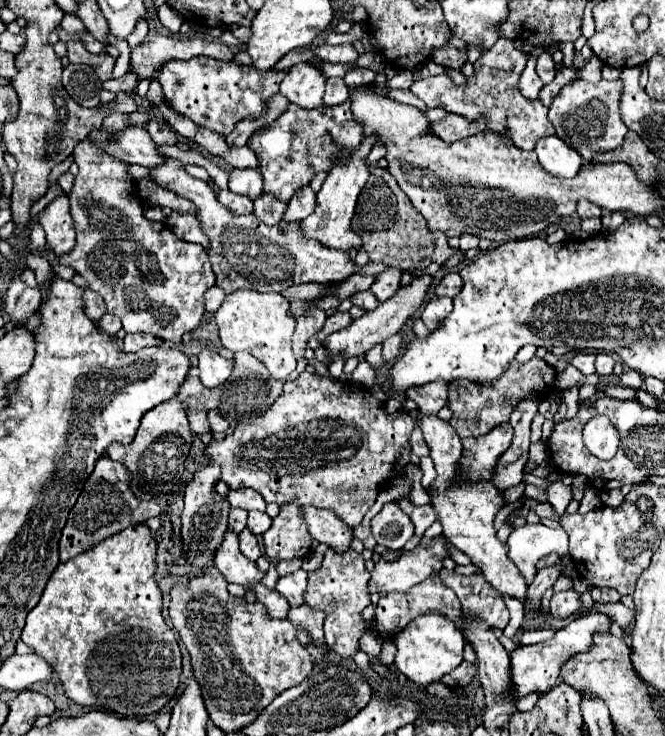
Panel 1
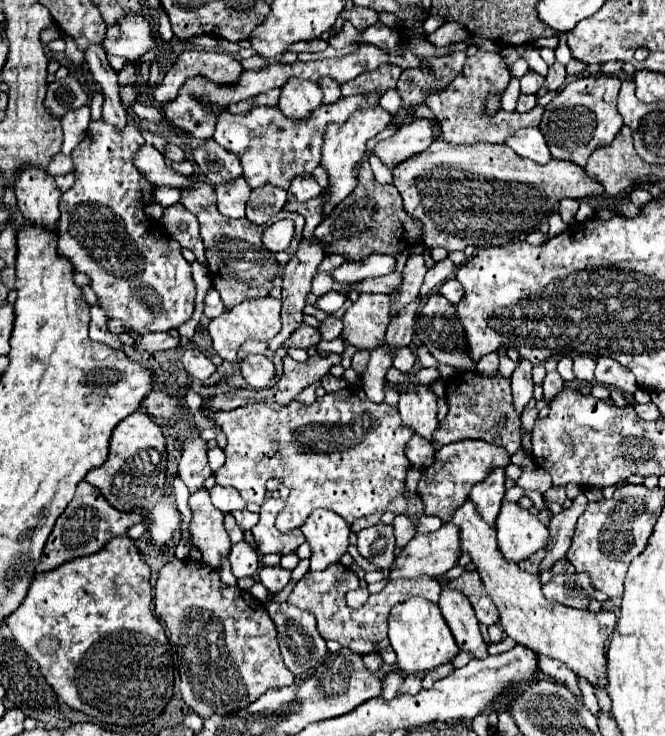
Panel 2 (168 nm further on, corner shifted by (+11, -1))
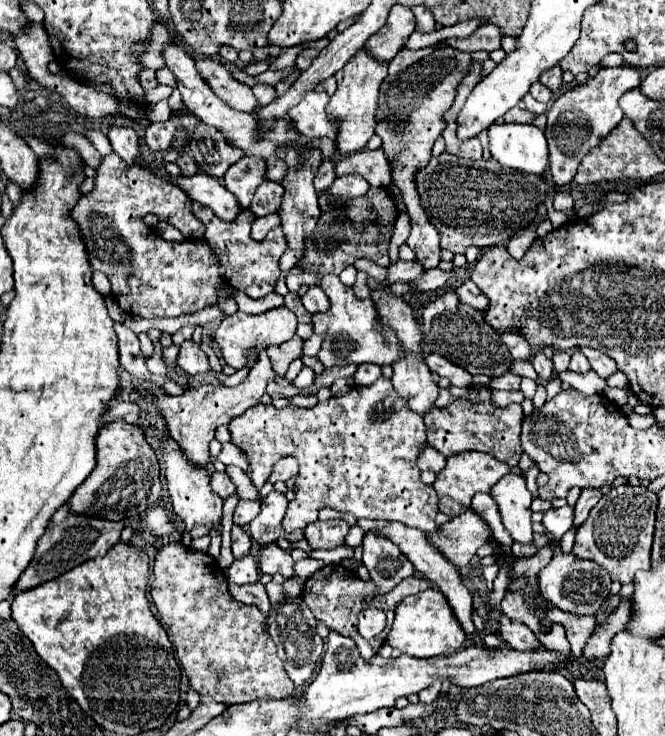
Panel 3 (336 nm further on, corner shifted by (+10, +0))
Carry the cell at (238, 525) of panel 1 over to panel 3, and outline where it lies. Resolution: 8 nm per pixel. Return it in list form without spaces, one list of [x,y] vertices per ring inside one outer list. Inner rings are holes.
[[[233,525],[233,531],[231,531],[231,537],[233,537],[233,545],[231,545],[231,551],[237,557],[245,557],[251,549],[251,537],[245,533],[243,527],[239,525]]]

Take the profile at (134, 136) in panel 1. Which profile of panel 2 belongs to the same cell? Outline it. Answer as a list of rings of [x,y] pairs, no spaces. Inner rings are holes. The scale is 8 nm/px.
[[[148,144],[140,146],[140,150],[134,154],[134,166],[154,186],[162,186],[162,184],[170,184],[176,188],[190,186],[190,178],[180,176],[170,166],[166,166],[164,156],[154,146],[148,146]]]

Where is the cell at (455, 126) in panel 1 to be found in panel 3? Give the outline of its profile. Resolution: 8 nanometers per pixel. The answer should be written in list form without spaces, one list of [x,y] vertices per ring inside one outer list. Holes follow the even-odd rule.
[[[363,149],[359,153],[353,153],[351,157],[345,157],[337,163],[335,173],[337,173],[337,177],[357,173],[363,179],[367,179],[369,185],[375,185],[375,187],[387,187],[391,183],[389,161],[387,161],[383,149],[377,149],[377,151]]]

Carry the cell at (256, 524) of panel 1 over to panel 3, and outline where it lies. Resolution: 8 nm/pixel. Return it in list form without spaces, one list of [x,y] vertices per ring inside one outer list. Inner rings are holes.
[[[239,499],[237,507],[235,507],[235,513],[233,513],[233,523],[245,527],[249,525],[257,515],[259,515],[259,505],[261,505],[261,499]]]

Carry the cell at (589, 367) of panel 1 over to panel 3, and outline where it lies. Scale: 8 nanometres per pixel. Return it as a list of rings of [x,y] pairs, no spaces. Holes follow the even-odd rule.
[[[555,351],[555,355],[553,355],[553,365],[555,365],[555,371],[557,373],[561,373],[561,371],[565,371],[567,367],[569,367],[569,351]]]

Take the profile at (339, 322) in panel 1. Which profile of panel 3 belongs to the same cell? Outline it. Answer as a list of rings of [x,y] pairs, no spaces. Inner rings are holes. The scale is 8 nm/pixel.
[[[297,335],[293,339],[289,339],[287,343],[281,343],[281,345],[275,345],[275,347],[267,347],[265,351],[269,355],[269,361],[271,361],[271,367],[273,367],[275,375],[283,377],[287,367],[289,367],[289,363],[299,357],[301,349],[303,349],[303,341]]]

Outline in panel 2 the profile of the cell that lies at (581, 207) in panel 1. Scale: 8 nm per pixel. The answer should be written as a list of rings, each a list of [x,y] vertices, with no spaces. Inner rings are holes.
[[[562,200],[560,202],[560,216],[562,216],[562,220],[568,224],[572,218],[574,218],[574,214],[576,214],[576,210],[578,210],[578,200]]]

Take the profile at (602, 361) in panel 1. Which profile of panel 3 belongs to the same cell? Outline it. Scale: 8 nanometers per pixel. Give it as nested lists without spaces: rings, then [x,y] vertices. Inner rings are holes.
[[[573,351],[571,355],[571,365],[569,365],[569,371],[575,371],[575,373],[587,373],[591,367],[589,367],[589,361],[587,357],[581,353],[581,351]]]

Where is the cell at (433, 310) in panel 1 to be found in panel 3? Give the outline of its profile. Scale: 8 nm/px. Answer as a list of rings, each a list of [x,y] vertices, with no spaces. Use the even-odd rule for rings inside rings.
[[[445,293],[423,309],[423,341],[433,353],[447,357],[471,375],[501,377],[511,369],[513,363],[513,357],[501,341],[501,335],[495,333],[489,323],[485,323],[483,313],[459,301],[455,293]]]

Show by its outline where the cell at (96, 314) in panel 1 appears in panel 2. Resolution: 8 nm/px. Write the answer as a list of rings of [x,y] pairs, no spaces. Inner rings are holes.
[[[90,306],[90,338],[94,342],[108,344],[110,348],[120,348],[120,340],[116,334],[110,334],[106,328],[106,314],[100,306]]]

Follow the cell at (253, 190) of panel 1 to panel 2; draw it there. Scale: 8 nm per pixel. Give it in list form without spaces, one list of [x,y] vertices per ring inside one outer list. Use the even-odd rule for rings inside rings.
[[[210,140],[206,146],[196,148],[192,158],[212,186],[220,186],[222,182],[234,182],[242,176],[242,166],[238,158],[218,146],[214,140]]]

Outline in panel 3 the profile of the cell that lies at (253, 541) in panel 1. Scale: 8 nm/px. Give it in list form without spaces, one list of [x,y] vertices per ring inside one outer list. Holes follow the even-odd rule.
[[[245,555],[243,559],[235,561],[229,569],[227,569],[227,581],[235,583],[235,585],[251,585],[259,581],[259,569],[257,569],[257,561],[251,555]]]

